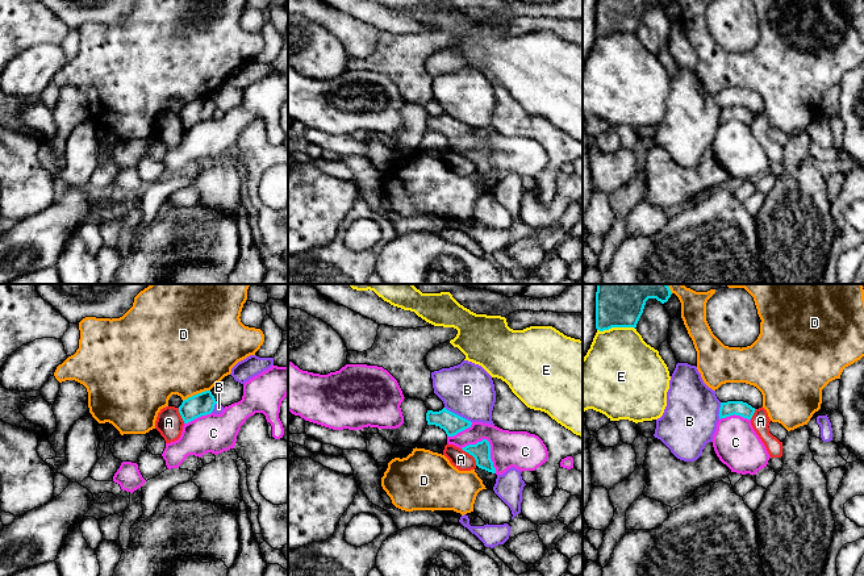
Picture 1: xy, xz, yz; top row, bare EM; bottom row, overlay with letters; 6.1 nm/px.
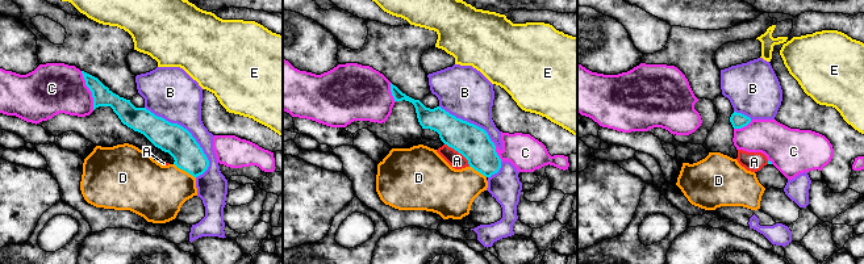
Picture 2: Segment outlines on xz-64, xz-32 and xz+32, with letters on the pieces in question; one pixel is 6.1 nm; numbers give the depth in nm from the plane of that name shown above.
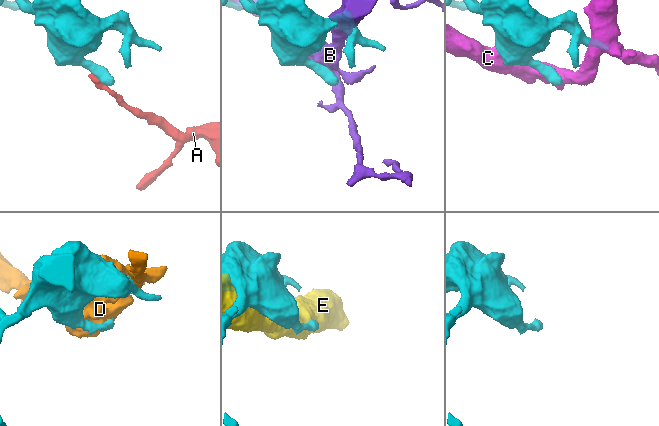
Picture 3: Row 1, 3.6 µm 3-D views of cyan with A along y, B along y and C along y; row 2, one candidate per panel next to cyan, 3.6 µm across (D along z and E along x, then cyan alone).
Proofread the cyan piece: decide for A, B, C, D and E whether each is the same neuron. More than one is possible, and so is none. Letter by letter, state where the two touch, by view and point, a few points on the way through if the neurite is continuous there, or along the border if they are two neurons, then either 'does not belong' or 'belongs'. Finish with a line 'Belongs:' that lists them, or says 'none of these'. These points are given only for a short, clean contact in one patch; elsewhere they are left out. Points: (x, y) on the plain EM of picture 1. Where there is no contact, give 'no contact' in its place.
A: contact xz (471, 159); border xz (460, 154), (467, 157), (476, 170); does not belong
B: contact xz (456, 120); does not belong
C: contact xz (489, 150); does not belong
D: contact xy (197, 99); does not belong
E: contact yz (616, 32); does not belong
Belongs: none of these

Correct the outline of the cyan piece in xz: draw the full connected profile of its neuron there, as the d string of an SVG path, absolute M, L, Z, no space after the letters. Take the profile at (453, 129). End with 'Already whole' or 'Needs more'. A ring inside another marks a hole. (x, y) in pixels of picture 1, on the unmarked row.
M443 113L439 117L427 116L427 130L435 130L443 134L447 142L454 142L458 138L471 133L472 128Z. Already whole

